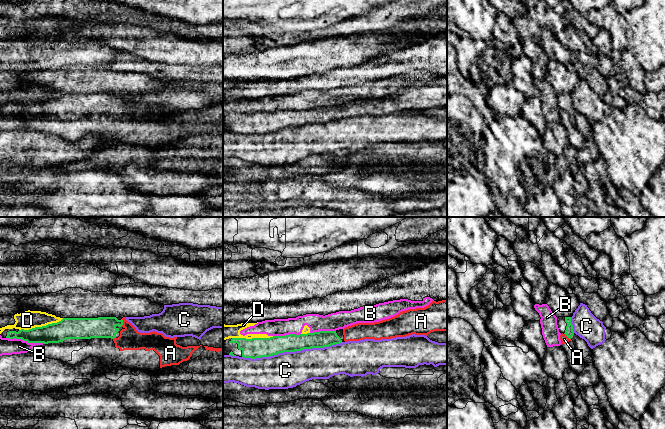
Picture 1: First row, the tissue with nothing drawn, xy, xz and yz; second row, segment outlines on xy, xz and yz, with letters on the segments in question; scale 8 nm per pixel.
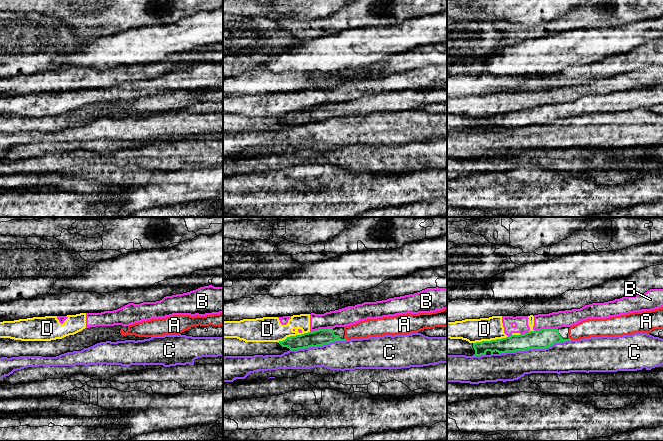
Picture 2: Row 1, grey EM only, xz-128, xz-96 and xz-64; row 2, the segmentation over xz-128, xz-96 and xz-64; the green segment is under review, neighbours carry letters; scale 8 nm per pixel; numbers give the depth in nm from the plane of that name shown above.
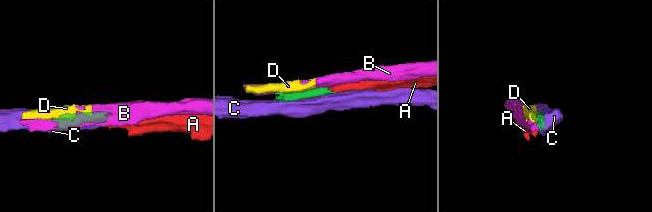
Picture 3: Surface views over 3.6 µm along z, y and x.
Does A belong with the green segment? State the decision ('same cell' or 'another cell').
same cell

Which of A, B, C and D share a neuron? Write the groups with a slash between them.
A / B D / C

